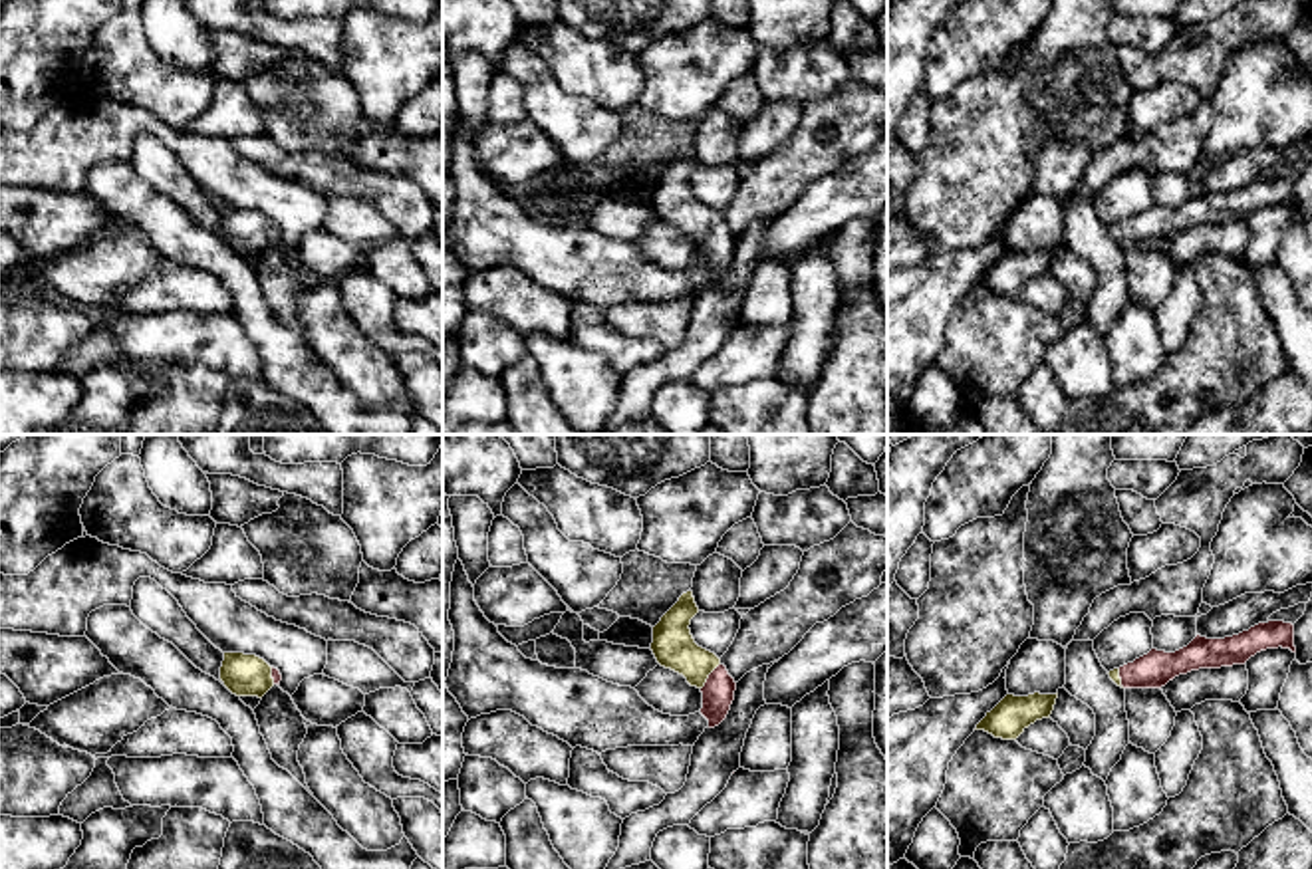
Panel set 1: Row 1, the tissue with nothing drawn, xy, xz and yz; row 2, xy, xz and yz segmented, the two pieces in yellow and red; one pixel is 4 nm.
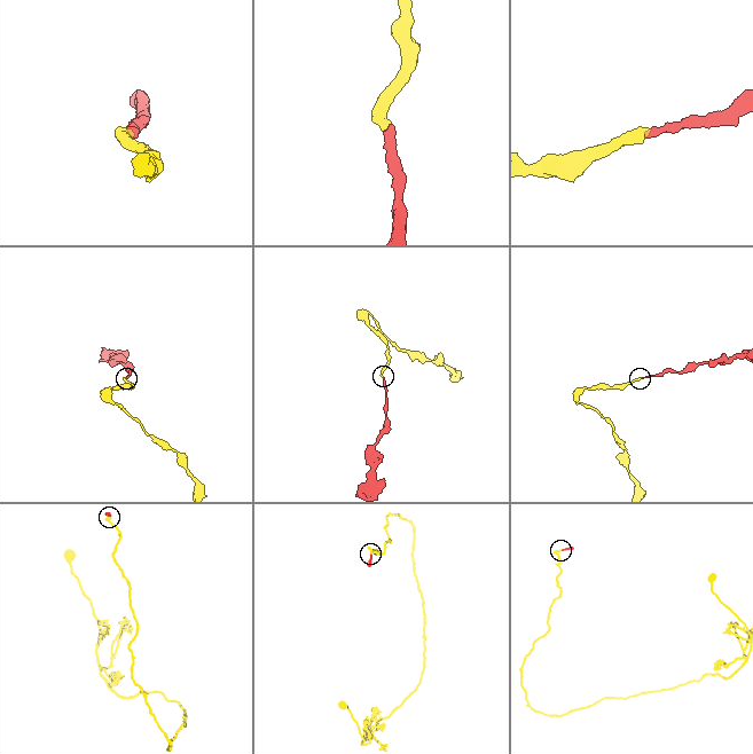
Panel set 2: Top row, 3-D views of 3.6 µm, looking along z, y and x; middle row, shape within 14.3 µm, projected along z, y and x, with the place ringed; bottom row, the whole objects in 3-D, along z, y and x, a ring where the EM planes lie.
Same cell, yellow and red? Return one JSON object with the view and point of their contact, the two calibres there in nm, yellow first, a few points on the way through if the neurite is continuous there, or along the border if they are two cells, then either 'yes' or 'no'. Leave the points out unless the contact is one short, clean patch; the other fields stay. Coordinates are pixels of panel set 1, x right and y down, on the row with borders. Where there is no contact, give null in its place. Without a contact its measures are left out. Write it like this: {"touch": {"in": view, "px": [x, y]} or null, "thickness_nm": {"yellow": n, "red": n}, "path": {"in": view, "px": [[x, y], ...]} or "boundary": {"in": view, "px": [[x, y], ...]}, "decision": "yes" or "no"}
{"touch": {"in": "xz", "px": [707, 677]}, "thickness_nm": {"yellow": 170, "red": 130}, "path": {"in": "xz", "px": [[673, 645], [707, 677], [719, 689]]}, "decision": "yes"}

